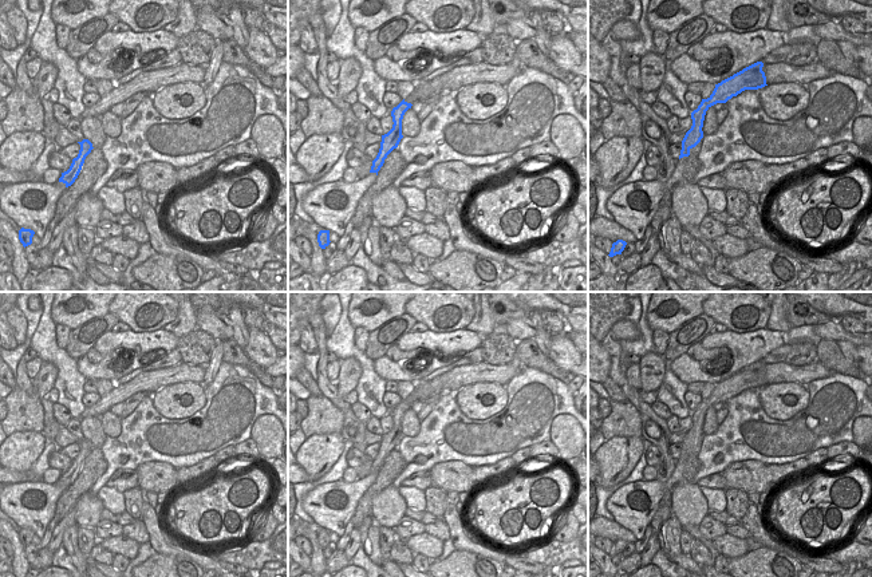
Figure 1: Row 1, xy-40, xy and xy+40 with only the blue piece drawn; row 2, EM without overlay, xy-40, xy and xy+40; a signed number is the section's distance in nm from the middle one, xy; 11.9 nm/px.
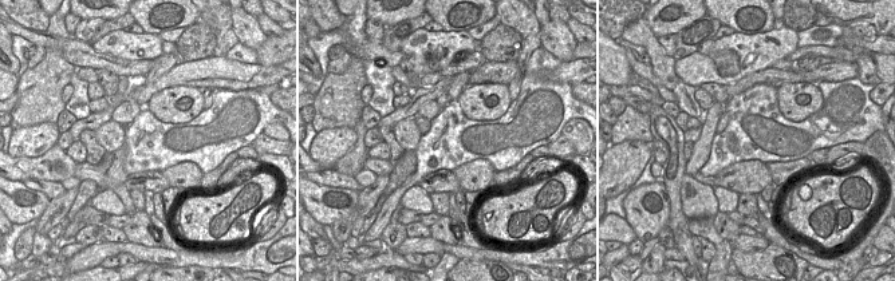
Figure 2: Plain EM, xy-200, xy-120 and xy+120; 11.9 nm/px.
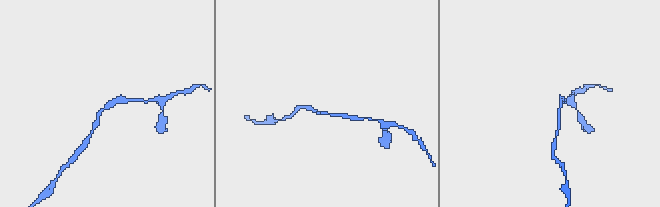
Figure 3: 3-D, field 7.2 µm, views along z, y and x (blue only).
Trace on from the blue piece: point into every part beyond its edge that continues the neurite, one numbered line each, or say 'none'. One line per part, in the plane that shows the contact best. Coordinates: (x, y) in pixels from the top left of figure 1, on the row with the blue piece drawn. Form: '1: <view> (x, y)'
none

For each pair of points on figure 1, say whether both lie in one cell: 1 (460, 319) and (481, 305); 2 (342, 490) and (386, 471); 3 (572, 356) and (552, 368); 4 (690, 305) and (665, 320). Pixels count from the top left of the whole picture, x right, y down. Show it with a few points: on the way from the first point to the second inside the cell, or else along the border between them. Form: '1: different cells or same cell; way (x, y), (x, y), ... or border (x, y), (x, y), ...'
1: different cells; border (473, 305), (473, 319), (464, 328)
2: different cells; border (377, 475), (358, 502)
3: different cells; border (547, 356), (568, 372)
4: same cell; way (687, 313), (678, 313), (673, 317)

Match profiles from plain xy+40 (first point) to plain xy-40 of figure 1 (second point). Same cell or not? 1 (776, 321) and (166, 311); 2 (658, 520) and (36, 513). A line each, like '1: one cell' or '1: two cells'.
1: two cells
2: two cells

